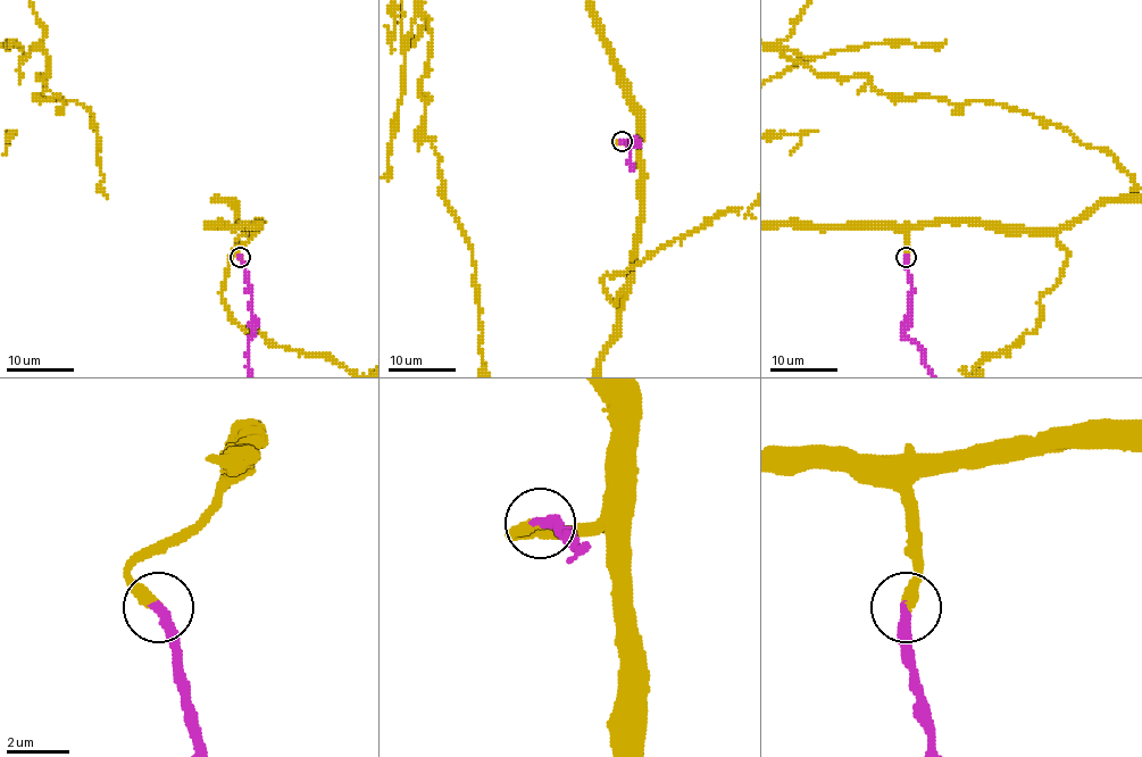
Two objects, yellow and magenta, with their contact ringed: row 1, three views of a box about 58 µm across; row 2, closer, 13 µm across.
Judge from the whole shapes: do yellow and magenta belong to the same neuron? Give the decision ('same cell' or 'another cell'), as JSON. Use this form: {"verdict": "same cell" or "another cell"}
{"verdict": "same cell"}

